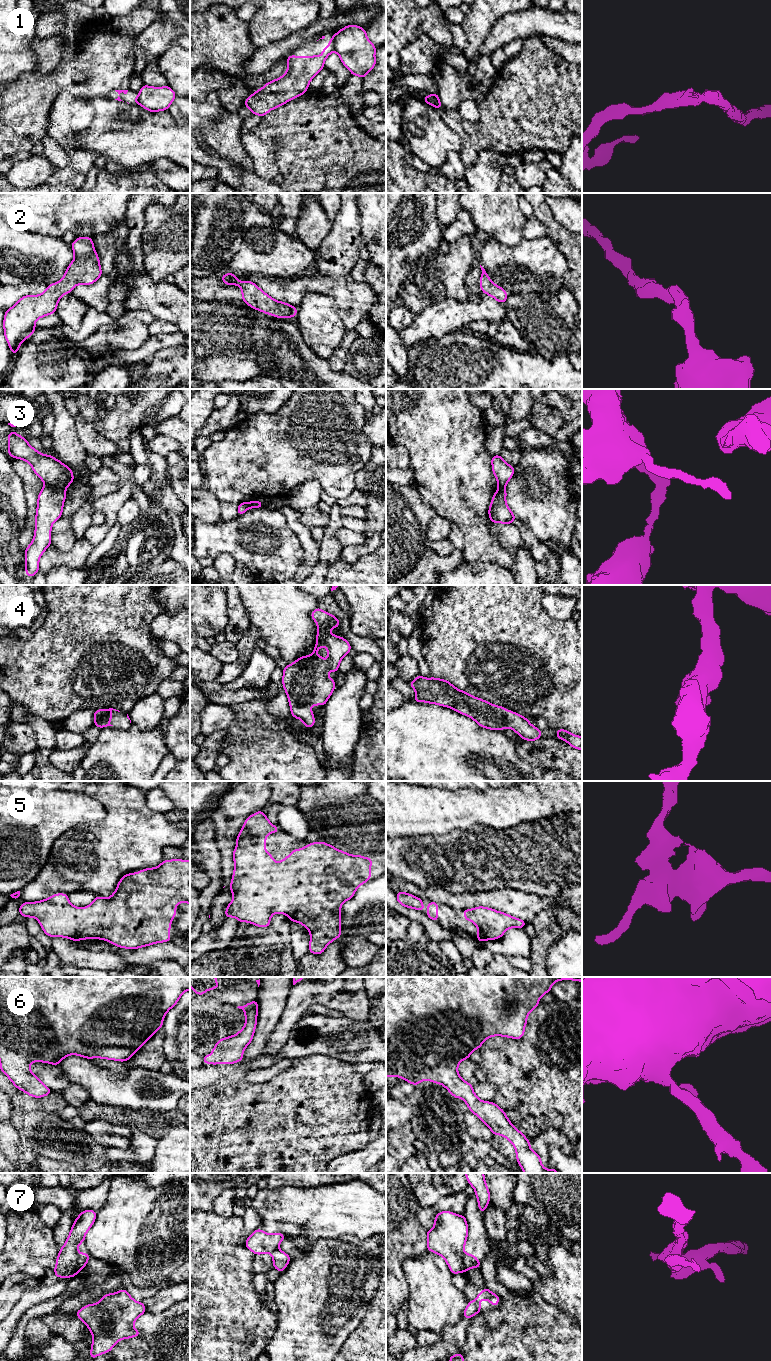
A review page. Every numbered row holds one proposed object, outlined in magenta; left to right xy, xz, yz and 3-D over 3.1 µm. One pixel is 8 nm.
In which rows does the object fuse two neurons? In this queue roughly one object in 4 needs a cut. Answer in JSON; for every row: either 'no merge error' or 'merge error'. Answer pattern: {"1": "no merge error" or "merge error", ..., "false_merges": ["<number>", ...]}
{"1": "merge error", "2": "no merge error", "3": "merge error", "4": "no merge error", "5": "no merge error", "6": "no merge error", "7": "merge error", "false_merges": ["1", "3", "7"]}

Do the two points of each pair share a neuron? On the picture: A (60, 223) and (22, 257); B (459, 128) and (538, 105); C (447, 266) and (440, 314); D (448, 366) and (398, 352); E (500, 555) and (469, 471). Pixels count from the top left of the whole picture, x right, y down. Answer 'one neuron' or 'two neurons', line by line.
A: two neurons
B: one neuron
C: two neurons
D: two neurons
E: one neuron

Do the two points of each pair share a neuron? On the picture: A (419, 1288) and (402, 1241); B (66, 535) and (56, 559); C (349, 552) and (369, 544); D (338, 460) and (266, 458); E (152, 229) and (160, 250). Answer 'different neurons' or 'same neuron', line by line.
A: different neurons
B: different neurons
C: same neuron
D: same neuron
E: same neuron

